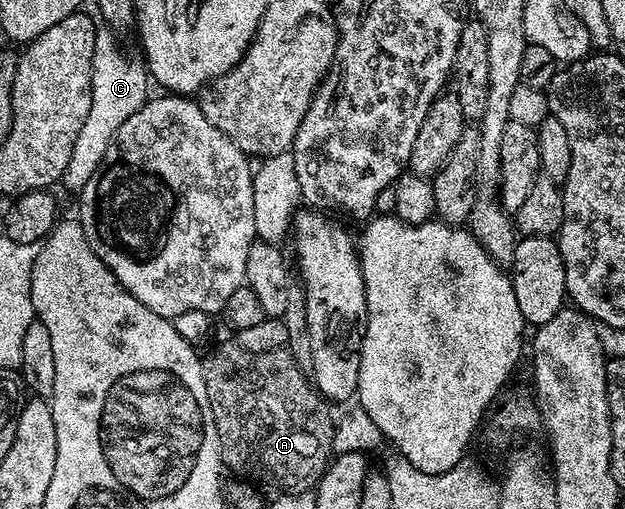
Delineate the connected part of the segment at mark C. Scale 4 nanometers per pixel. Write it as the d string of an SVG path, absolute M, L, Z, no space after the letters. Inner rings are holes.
M98 25L95 36L95 56L93 57L93 75L91 76L91 112L87 112L87 121L79 128L79 136L75 140L75 152L71 152L71 160L67 163L67 172L63 186L73 192L79 192L95 176L105 153L119 128L123 128L126 120L131 120L135 112L145 105L150 97L151 79L144 61L128 58L117 43L118 35L108 26Z

